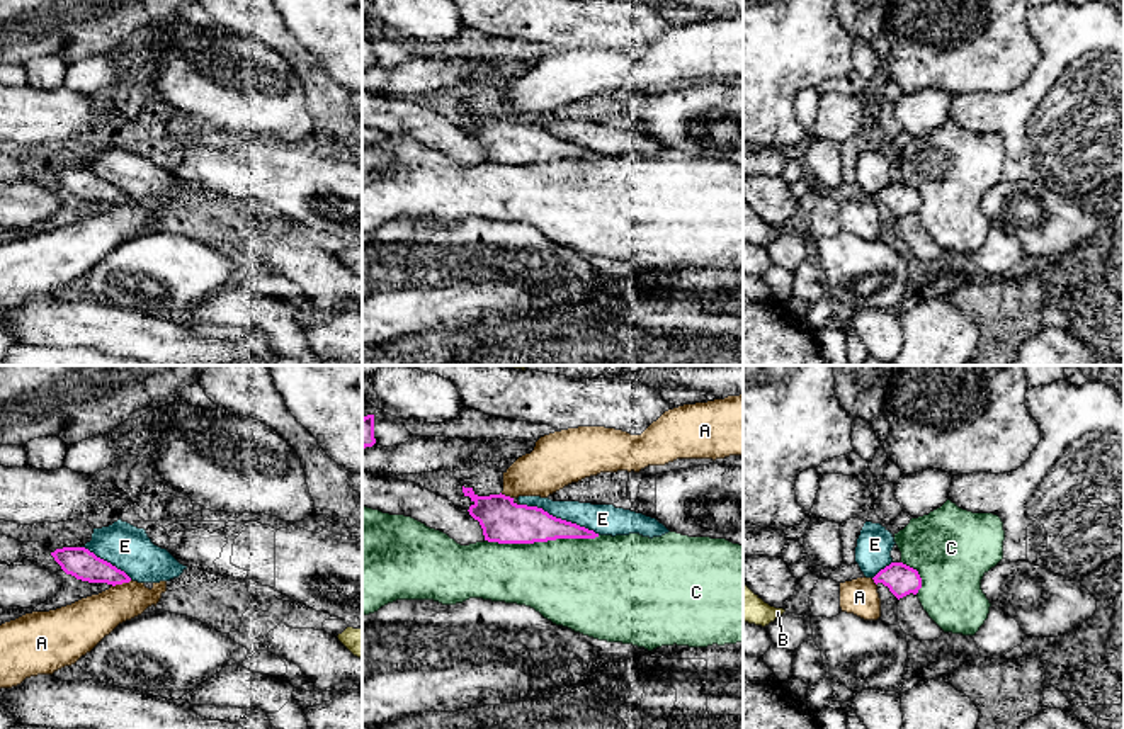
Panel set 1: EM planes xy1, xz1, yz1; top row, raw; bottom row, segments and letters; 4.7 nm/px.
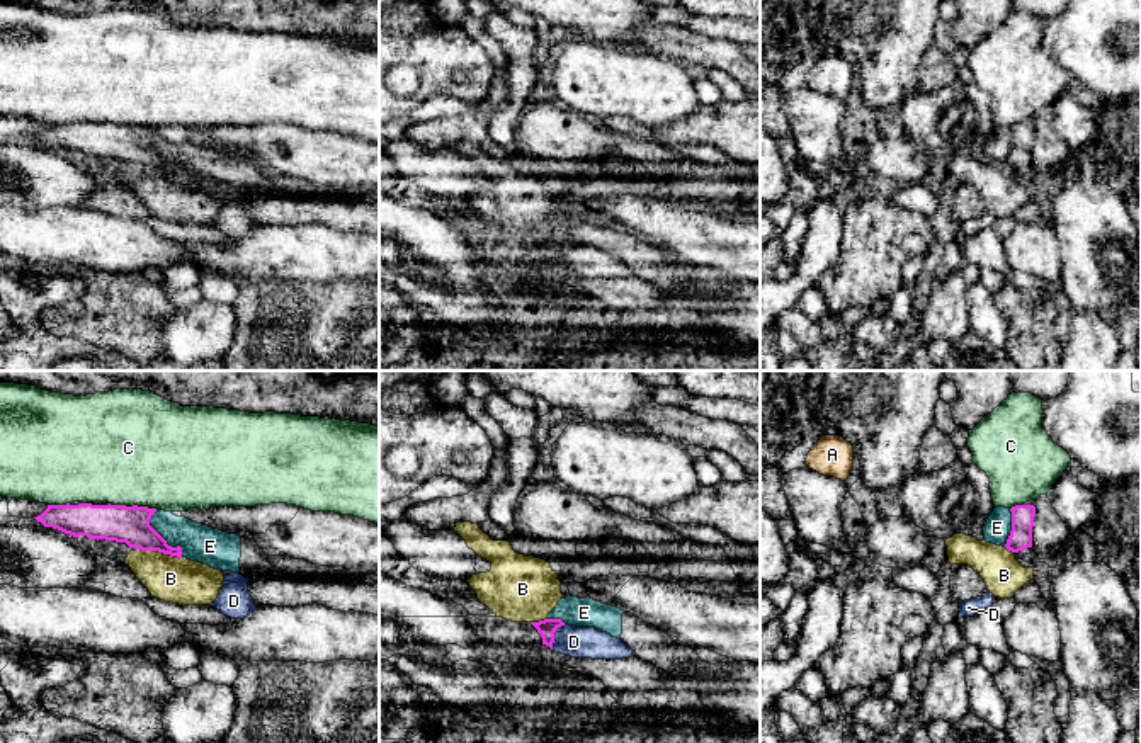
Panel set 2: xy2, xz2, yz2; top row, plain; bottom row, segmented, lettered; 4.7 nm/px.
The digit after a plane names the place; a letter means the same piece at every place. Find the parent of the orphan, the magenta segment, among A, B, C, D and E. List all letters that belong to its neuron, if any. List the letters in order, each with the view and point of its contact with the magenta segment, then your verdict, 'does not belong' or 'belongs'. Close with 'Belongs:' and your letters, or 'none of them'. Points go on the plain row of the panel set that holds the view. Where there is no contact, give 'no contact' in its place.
A: xy1 (121, 203) | does not belong
B: xy2 (160, 170) | does not belong
C: xz1 (541, 160) | does not belong
D: xz2 (553, 254) | belongs
E: xz1 (560, 138) | does not belong
Belongs: D

